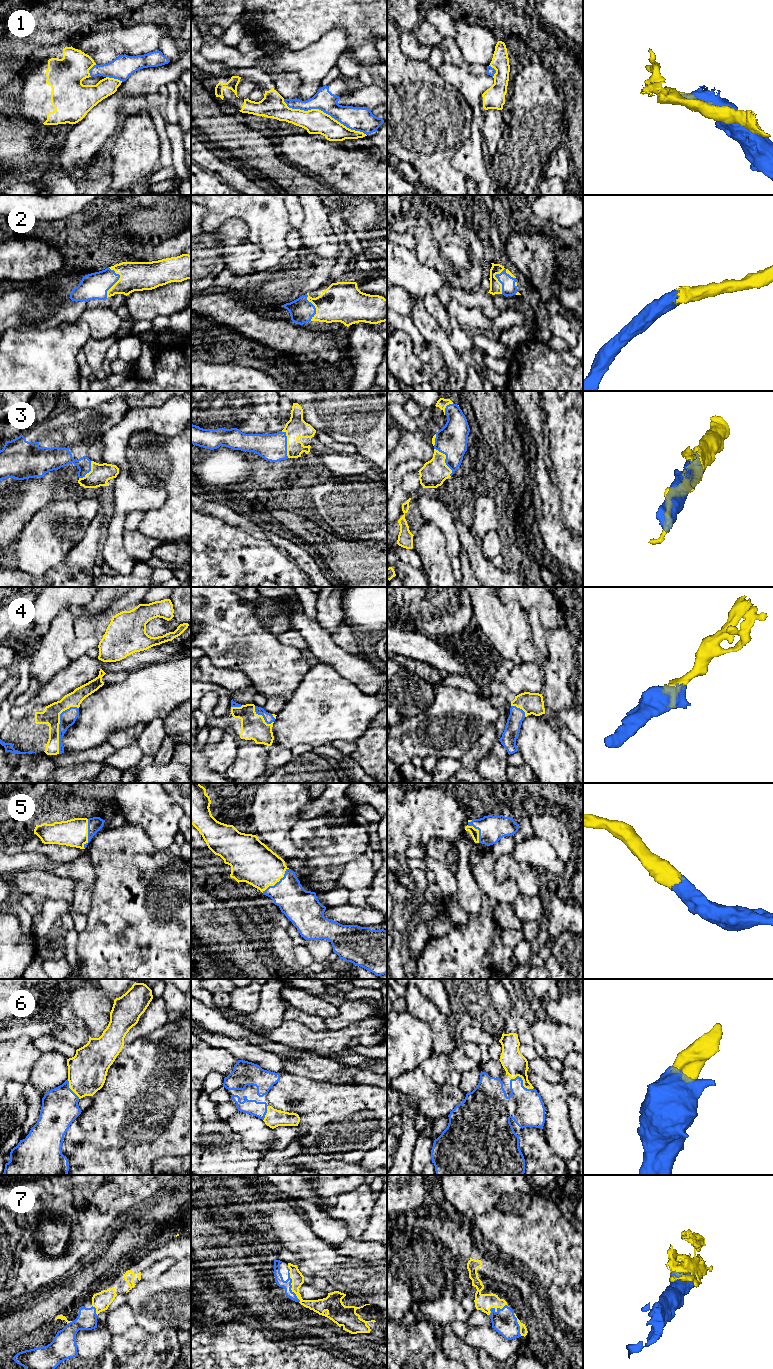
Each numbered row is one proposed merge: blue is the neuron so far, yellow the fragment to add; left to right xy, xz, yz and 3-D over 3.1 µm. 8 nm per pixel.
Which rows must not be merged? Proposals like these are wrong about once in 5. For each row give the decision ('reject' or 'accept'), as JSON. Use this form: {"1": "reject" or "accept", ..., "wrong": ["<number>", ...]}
{"1": "reject", "2": "accept", "3": "accept", "4": "accept", "5": "accept", "6": "accept", "7": "accept", "wrong": ["1"]}

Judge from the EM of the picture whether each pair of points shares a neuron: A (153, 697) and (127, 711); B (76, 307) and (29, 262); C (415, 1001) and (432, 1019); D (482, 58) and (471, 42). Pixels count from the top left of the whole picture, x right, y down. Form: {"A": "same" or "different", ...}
{"A": "same", "B": "different", "C": "same", "D": "same"}

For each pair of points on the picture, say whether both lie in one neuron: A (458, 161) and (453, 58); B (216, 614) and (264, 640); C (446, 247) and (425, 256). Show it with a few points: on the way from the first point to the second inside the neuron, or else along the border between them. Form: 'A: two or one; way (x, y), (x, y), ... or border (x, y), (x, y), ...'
A: two; border (443, 61), (464, 68)
B: one; way (228, 626), (242, 640), (252, 640)
C: one; way (444, 253), (440, 257), (431, 256)

